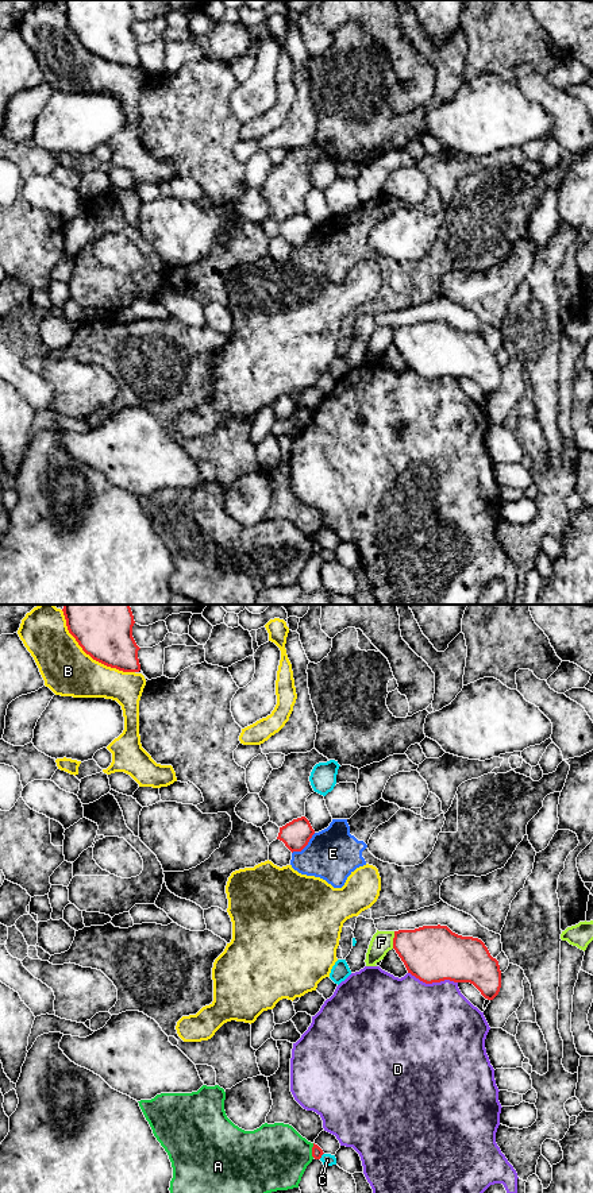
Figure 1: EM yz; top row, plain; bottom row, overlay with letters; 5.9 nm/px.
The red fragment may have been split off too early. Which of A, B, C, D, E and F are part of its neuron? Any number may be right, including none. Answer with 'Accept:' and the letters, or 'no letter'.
Accept: no letter

